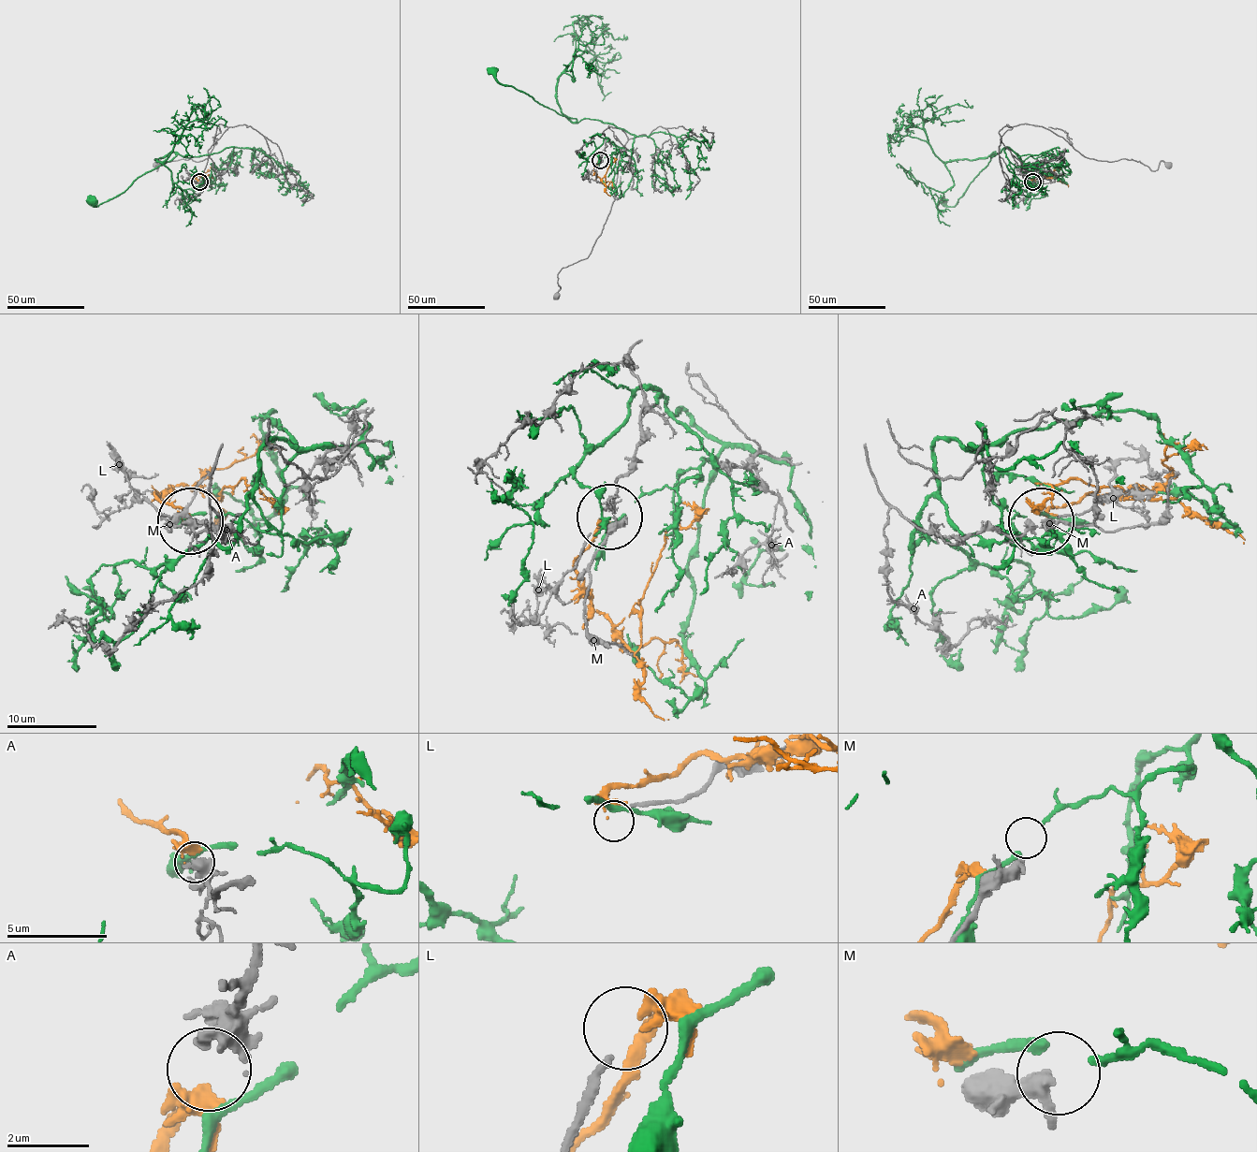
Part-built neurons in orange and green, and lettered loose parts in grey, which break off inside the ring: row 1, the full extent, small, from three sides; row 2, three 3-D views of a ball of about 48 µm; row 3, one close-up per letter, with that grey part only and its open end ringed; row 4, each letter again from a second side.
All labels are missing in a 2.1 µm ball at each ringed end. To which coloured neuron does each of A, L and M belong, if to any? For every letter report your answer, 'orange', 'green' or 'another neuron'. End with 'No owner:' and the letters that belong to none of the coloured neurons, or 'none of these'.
A: orange
L: another neuron
M: another neuron
No owner: L, M

